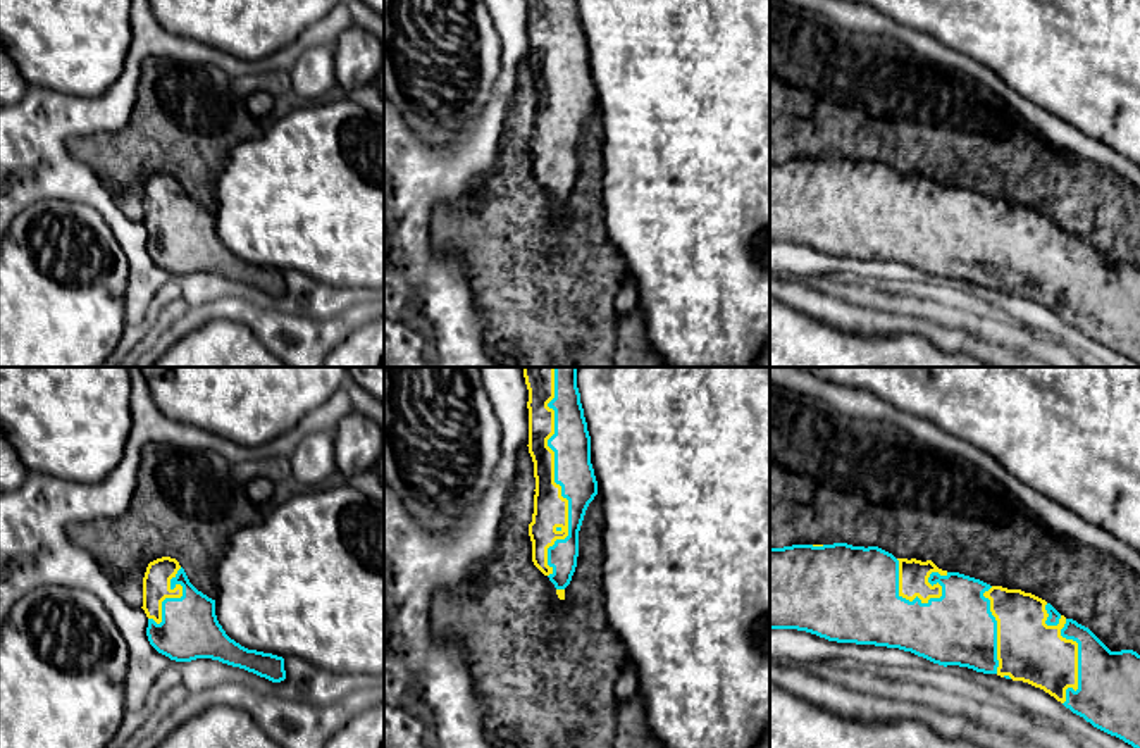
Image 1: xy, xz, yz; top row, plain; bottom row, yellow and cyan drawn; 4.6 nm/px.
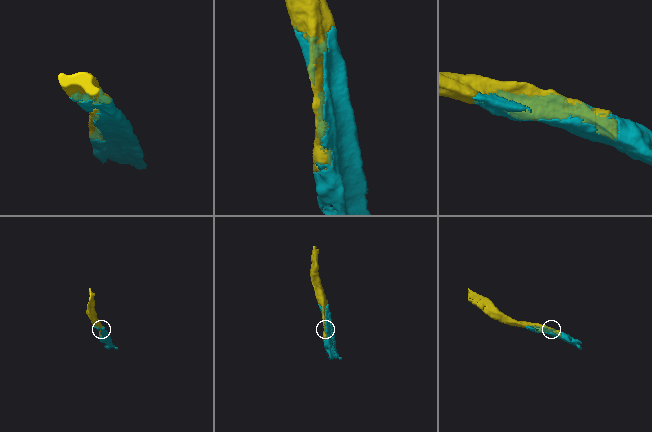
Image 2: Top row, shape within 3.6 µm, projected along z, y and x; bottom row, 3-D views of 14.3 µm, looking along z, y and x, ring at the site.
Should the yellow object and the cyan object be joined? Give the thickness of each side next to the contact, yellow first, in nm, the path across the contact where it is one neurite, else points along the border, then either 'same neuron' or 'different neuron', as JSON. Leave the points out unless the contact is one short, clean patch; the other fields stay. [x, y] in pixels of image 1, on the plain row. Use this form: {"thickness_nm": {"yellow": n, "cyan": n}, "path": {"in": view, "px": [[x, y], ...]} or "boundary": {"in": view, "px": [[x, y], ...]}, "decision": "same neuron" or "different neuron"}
{"thickness_nm": {"yellow": 160, "cyan": 180}, "decision": "same neuron"}

